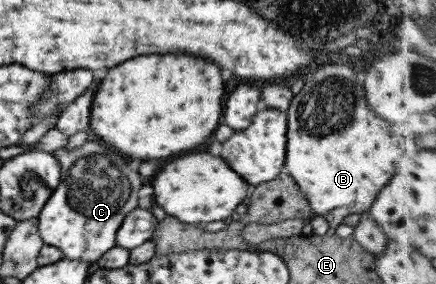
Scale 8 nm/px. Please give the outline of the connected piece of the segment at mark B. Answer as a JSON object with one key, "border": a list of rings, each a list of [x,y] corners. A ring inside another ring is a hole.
{"border":[[[339,64],[318,65],[309,72],[307,80],[309,80],[309,82],[306,82],[303,86],[303,90],[293,98],[293,102],[290,102],[290,107],[287,110],[288,123],[286,135],[288,139],[285,166],[299,190],[306,196],[306,201],[310,204],[314,215],[325,217],[331,226],[337,228],[345,216],[368,211],[373,202],[375,202],[379,191],[393,178],[393,175],[397,173],[400,166],[393,166],[393,162],[391,162],[391,154],[389,154],[389,144],[391,144],[389,126],[387,126],[385,120],[381,120],[381,118],[367,106],[367,102],[365,102],[365,92],[363,92],[364,86],[362,83],[357,82],[357,74],[355,74],[353,68],[349,68],[349,66],[345,65],[339,66]]]}

